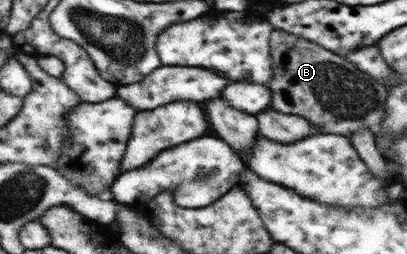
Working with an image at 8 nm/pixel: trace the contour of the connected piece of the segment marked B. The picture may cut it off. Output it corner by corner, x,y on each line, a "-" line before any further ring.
274,30
270,35
272,80
270,108
290,115
300,115
322,134
348,136
358,129
380,131
386,117
384,103
388,87
370,77
353,63
330,53
320,44
300,38
284,30

